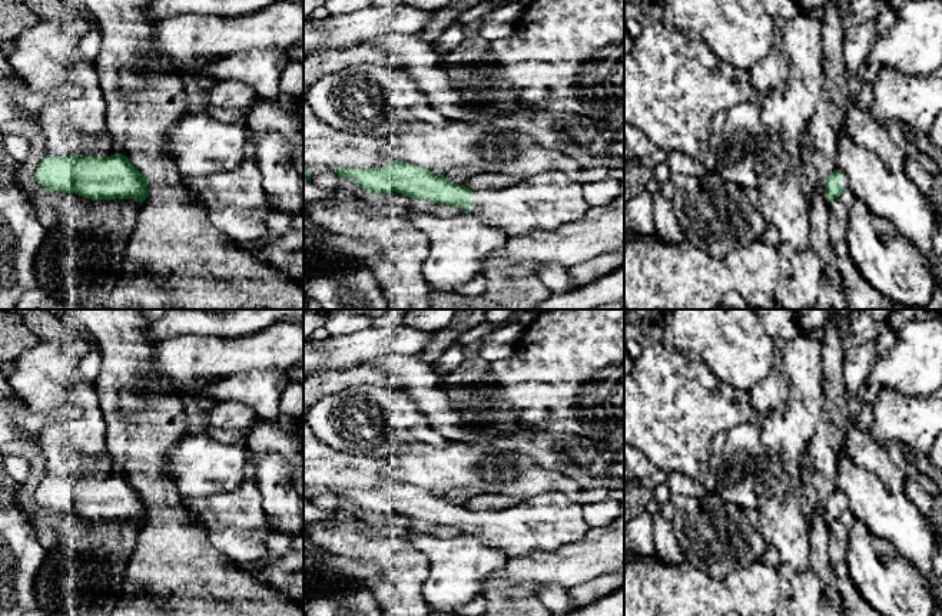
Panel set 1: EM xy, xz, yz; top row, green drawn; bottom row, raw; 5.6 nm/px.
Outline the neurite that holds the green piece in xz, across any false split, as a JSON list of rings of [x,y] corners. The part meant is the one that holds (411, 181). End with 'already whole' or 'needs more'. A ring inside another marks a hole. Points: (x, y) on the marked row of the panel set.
[[[399,160],[382,168],[334,169],[338,178],[349,178],[361,189],[378,193],[394,191],[408,198],[457,206],[487,225],[501,228],[508,236],[558,229],[591,208],[583,185],[561,170],[547,170],[500,191],[471,191],[444,175]]]; needs more

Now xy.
[[[122,153],[106,158],[46,155],[34,170],[34,179],[40,186],[92,201],[119,198],[140,203],[147,196],[149,185],[149,179]]]; already whole

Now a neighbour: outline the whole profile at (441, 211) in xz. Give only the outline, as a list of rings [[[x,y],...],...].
[[[409,199],[409,206],[414,208],[415,211],[434,215],[438,218],[452,218],[457,215],[464,213],[460,208],[452,206],[452,205],[441,205],[437,202],[431,202],[427,199]]]

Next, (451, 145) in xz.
[[[404,122],[389,138],[384,155],[437,175],[467,165],[521,181],[547,170],[561,170],[586,185],[608,178],[610,172],[607,168],[586,168],[563,152],[540,146],[525,133],[468,122],[441,126]]]

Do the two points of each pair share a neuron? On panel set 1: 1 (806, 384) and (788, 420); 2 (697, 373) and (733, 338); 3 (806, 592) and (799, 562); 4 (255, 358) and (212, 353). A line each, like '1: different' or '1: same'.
1: same
2: different
3: different
4: same

